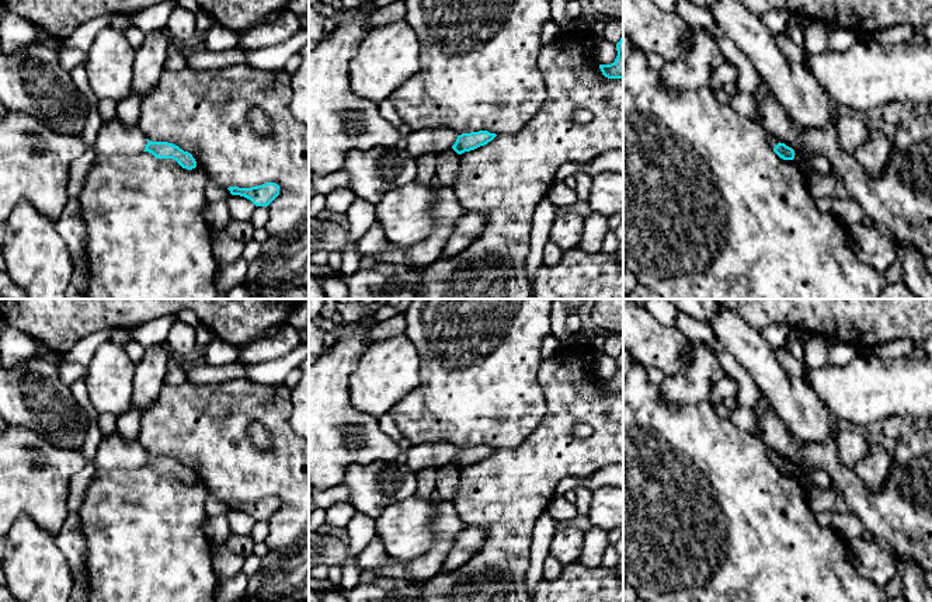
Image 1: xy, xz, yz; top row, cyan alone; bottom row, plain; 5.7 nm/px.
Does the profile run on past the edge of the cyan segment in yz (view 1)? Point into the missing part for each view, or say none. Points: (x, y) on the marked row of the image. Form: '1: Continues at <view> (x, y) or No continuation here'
1: No continuation here

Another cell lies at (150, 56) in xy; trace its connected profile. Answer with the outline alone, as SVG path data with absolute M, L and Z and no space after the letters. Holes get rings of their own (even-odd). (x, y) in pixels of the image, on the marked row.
M159 28L146 32L145 42L135 51L132 93L145 98L160 81L166 59L171 51L170 35Z

